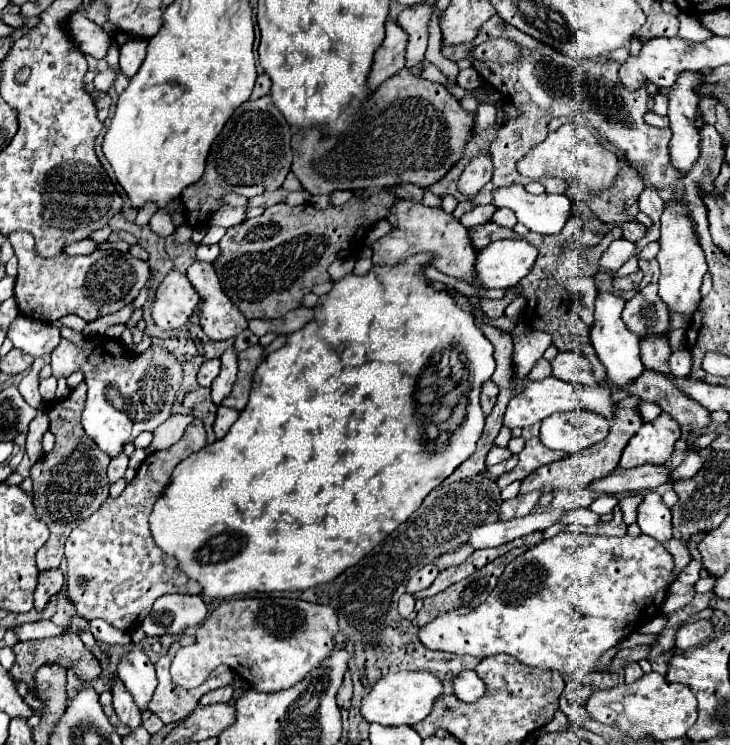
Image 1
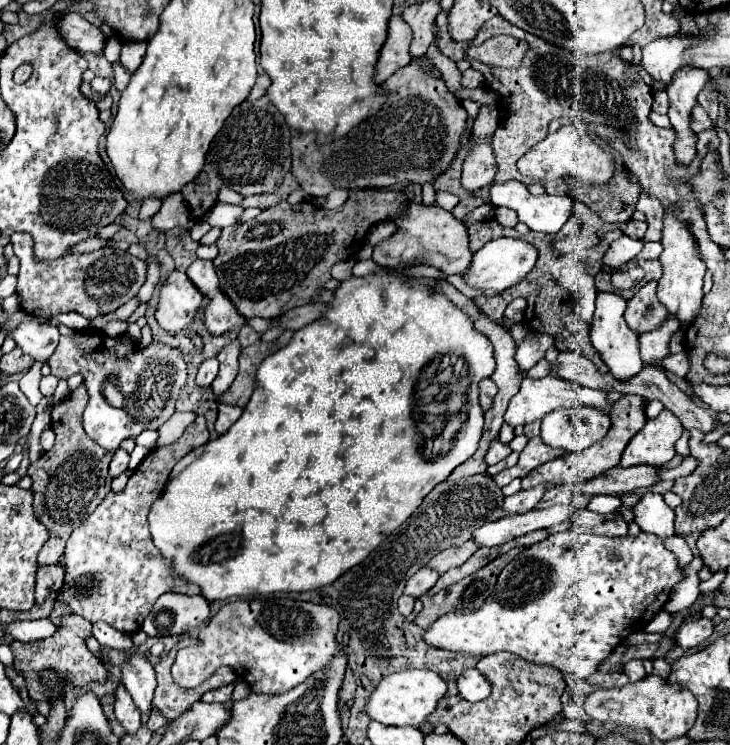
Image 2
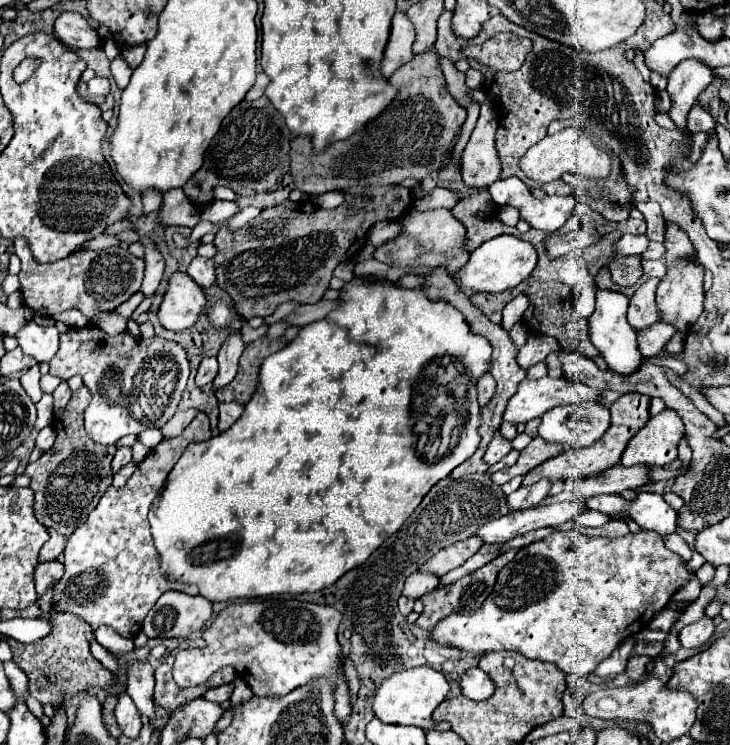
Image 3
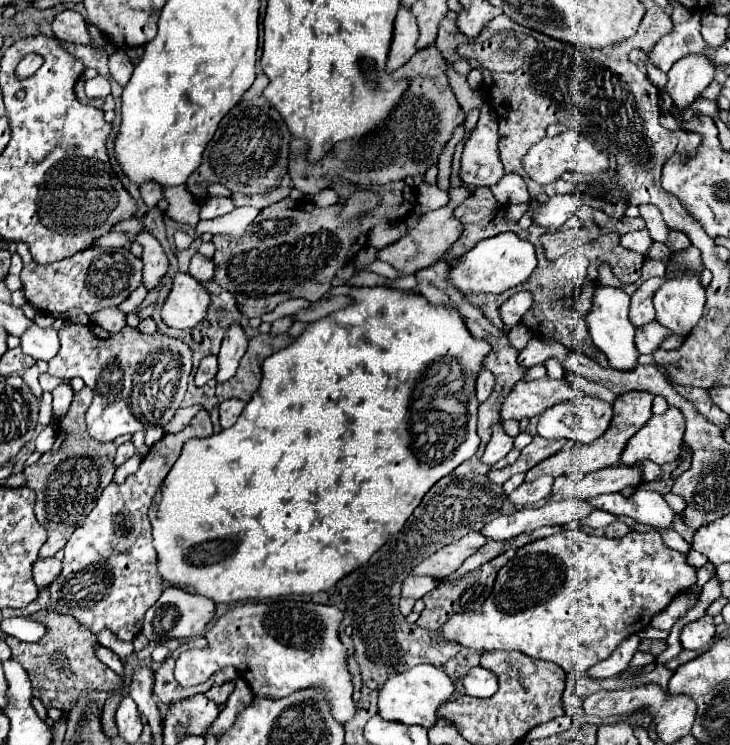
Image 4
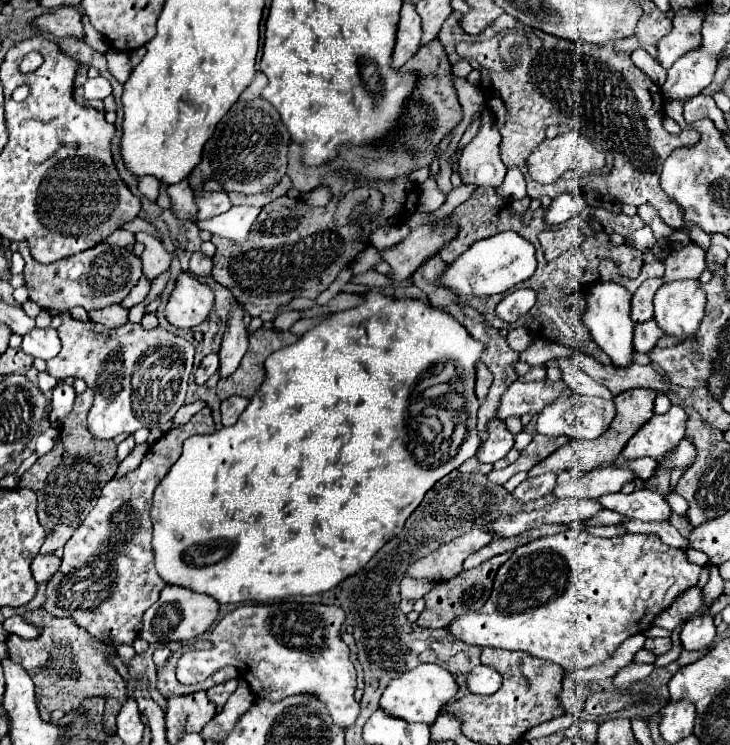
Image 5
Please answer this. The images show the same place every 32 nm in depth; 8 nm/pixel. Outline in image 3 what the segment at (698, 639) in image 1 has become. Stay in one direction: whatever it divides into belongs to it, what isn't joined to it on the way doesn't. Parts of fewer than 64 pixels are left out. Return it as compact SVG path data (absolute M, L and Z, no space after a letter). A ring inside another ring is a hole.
M704 616L694 624L688 624L680 630L678 642L682 648L702 648L714 634L714 622L712 618Z

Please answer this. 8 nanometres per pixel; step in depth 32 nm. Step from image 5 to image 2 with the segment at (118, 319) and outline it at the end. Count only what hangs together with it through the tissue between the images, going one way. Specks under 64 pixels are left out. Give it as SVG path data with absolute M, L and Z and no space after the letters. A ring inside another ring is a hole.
M114 320L114 322L108 322L108 324L104 326L104 334L106 334L106 336L112 336L112 338L118 338L118 336L122 336L122 334L126 332L126 328L128 328L126 322Z

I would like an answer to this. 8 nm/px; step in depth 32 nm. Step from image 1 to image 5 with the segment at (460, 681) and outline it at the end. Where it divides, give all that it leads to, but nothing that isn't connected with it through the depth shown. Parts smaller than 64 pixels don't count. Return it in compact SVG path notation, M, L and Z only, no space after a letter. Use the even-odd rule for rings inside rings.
M480 664L466 676L466 686L468 686L470 694L488 696L488 694L494 694L500 688L500 676L490 666L484 668Z

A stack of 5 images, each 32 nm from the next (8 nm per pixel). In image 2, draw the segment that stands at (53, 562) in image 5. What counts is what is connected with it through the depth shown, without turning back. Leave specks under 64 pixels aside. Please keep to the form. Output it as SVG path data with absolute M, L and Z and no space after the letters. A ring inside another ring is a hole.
M60 566L40 568L36 574L36 606L42 606L50 592L58 592L64 582L64 570Z

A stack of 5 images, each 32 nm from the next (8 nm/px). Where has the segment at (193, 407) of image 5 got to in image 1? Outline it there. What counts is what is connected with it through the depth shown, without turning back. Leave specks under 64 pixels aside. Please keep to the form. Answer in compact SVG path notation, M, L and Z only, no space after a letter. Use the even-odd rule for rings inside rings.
M170 416L164 424L160 424L152 434L152 442L150 446L146 448L146 454L152 454L152 452L158 452L158 450L166 450L170 448L174 442L178 442L186 430L186 426L192 422L192 416Z

